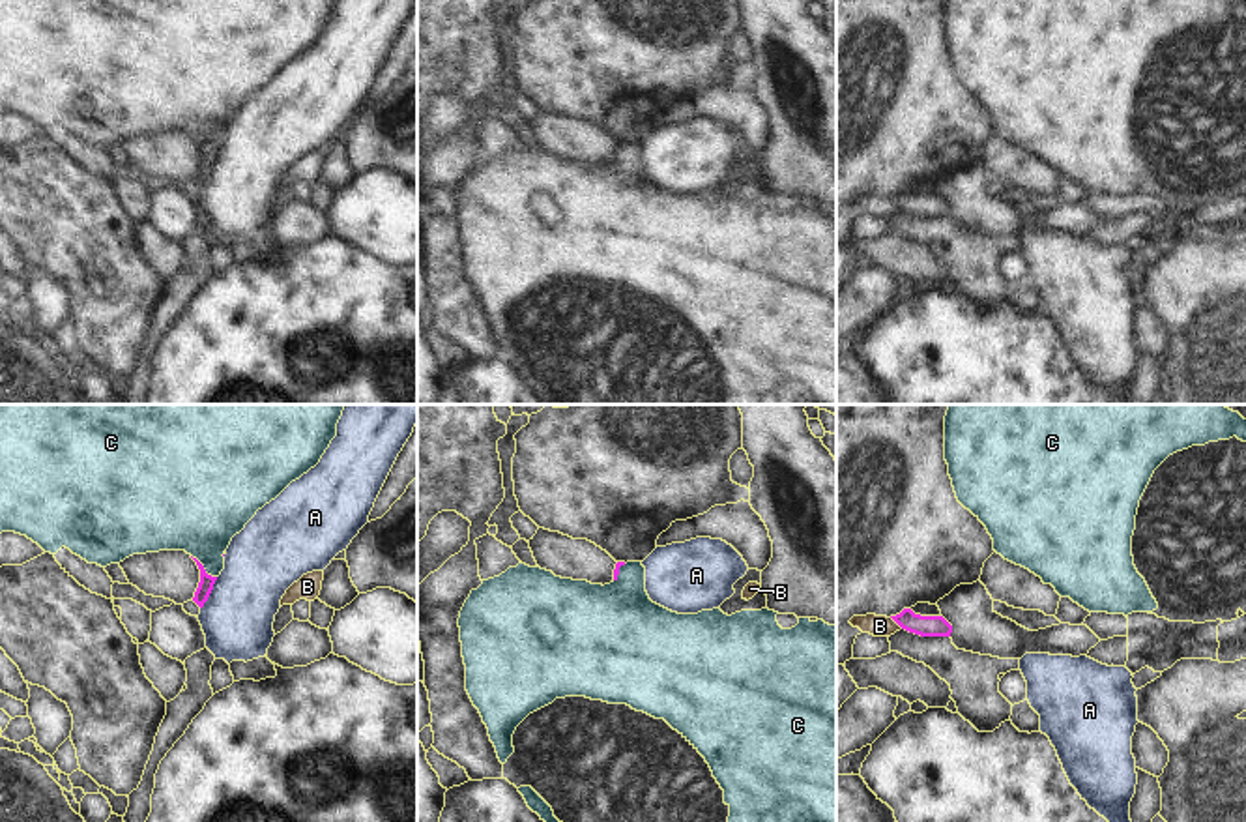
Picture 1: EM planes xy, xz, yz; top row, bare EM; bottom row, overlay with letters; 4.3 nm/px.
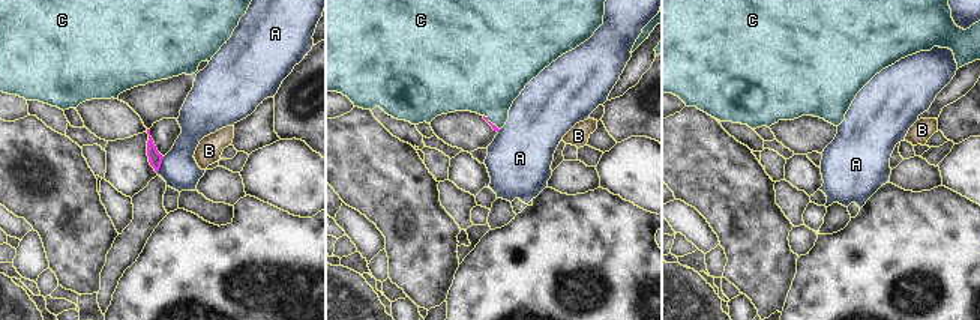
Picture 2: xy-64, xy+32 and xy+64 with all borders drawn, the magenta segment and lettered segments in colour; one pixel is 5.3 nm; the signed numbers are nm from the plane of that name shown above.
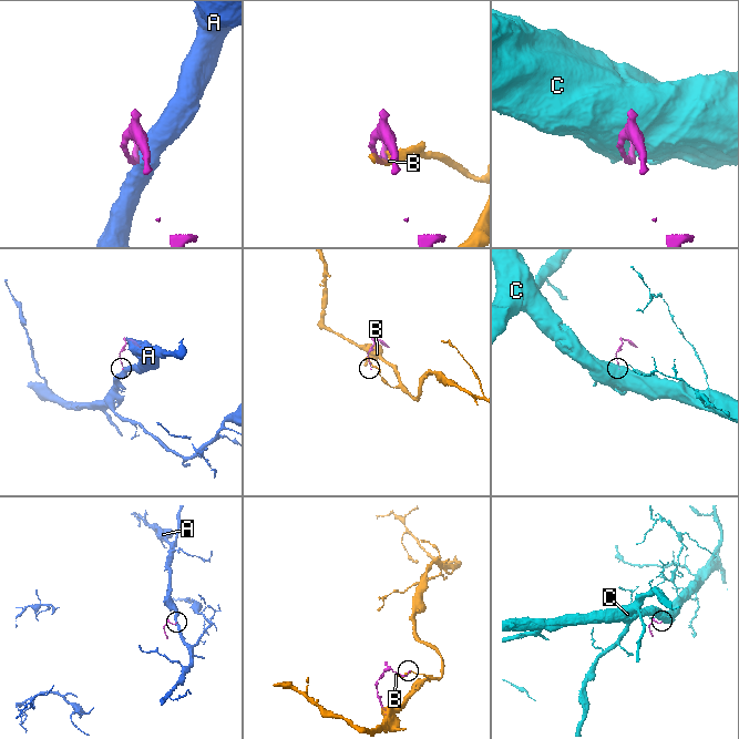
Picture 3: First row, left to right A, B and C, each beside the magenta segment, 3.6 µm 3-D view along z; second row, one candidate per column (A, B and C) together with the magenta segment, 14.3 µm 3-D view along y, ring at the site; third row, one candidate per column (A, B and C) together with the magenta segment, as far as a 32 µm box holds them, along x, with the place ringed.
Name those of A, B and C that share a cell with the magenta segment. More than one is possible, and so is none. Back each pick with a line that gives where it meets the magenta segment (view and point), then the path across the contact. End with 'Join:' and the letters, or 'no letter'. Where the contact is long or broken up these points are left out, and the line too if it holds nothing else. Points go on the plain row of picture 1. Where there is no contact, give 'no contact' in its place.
C: meets magenta in xy at (202, 148); runs through xy (206, 163), (202, 148), (199, 90)
Join: C

